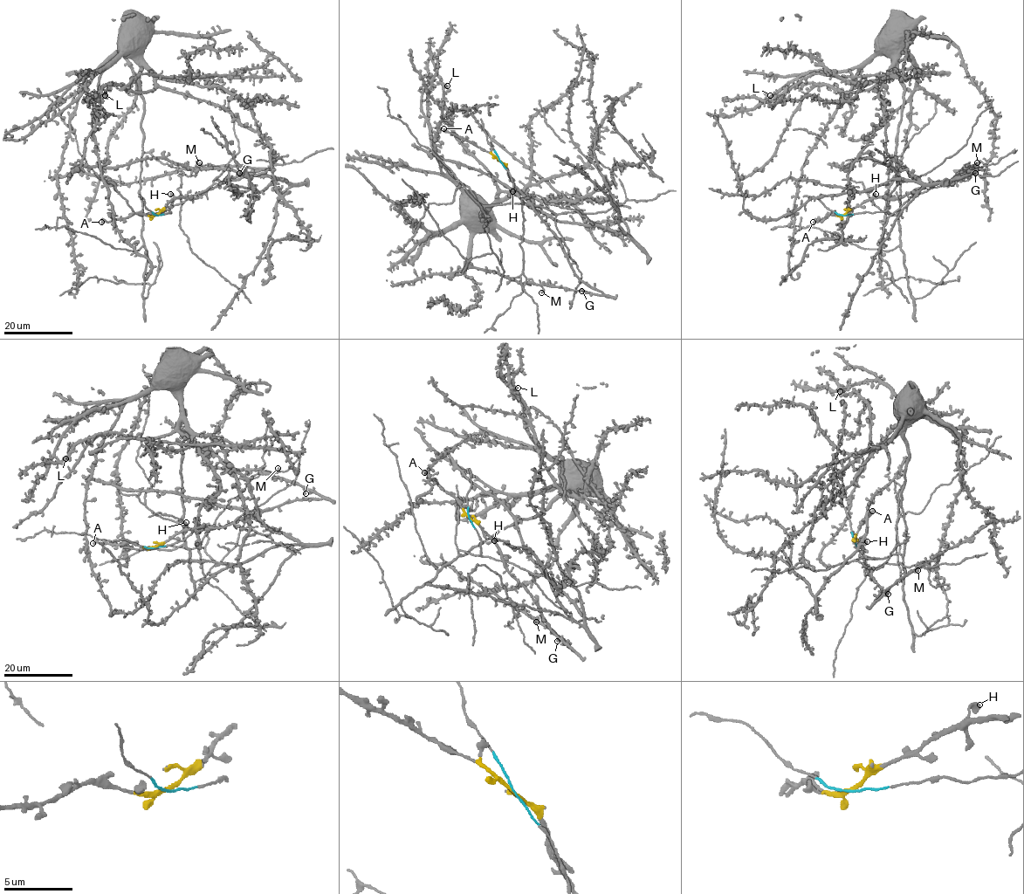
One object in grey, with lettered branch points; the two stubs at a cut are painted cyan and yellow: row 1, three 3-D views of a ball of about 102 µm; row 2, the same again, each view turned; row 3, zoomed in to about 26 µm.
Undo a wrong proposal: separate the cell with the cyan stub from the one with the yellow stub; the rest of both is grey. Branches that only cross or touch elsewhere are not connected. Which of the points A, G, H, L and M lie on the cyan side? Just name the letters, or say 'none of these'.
L

